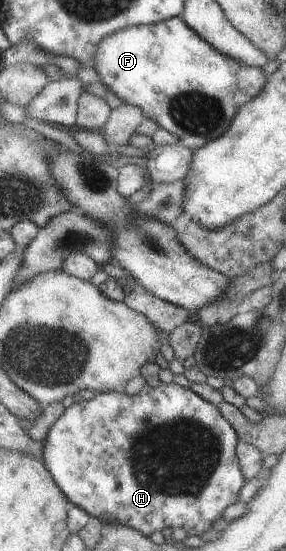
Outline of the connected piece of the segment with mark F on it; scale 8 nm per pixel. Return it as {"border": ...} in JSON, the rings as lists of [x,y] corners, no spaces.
{"border":[[[177,16],[106,35],[94,49],[92,65],[107,90],[123,103],[138,107],[145,119],[193,150],[218,139],[234,113],[254,99],[267,82],[260,67],[222,55]]]}

